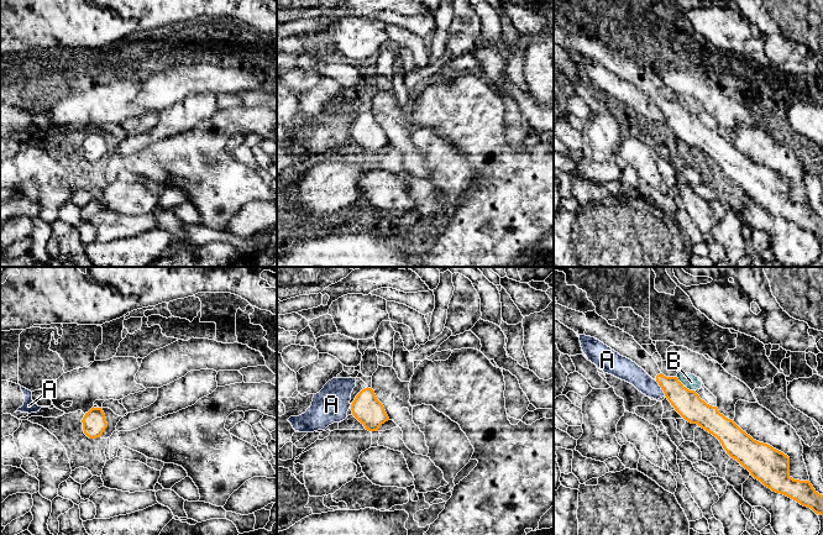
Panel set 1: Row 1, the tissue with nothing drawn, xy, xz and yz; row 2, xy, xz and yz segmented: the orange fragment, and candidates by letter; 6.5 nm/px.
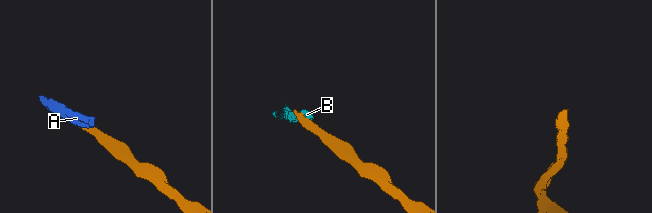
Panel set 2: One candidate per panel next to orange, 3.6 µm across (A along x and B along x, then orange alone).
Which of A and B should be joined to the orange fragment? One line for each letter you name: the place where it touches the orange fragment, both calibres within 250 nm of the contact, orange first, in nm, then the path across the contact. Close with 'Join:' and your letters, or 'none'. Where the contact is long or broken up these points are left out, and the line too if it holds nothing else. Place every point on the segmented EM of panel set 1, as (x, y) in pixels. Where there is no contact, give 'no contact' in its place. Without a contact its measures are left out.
Join: none

